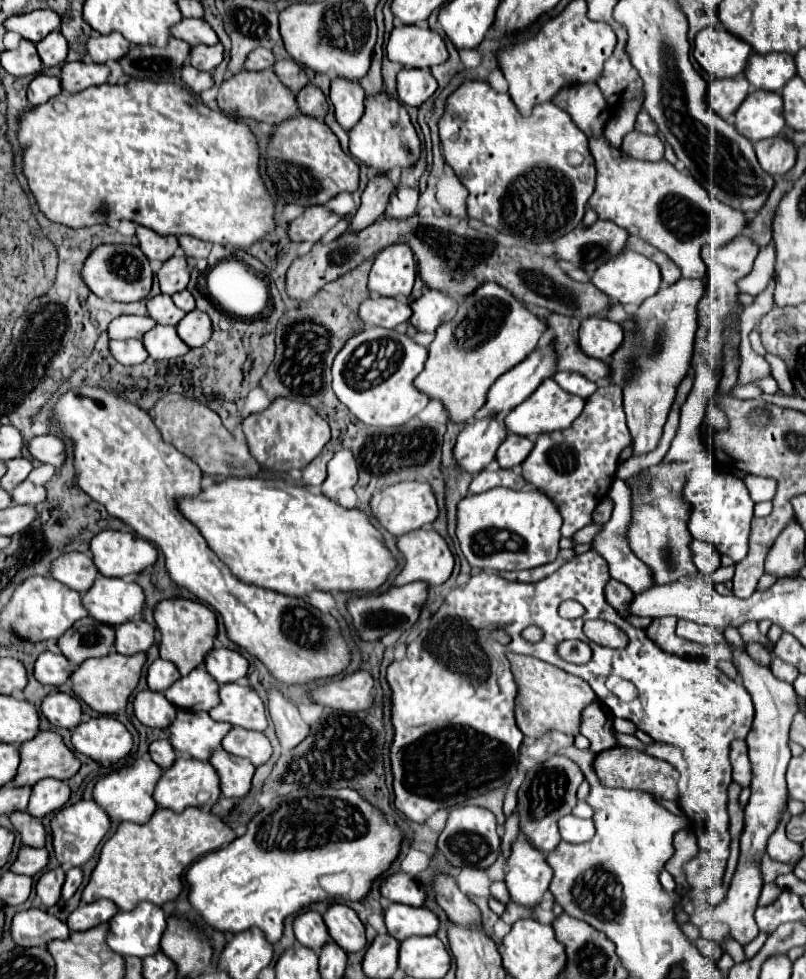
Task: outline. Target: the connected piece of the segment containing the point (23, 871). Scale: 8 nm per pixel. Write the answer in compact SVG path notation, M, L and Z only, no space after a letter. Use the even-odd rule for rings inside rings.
M22 845L10 871L20 873L20 875L36 875L46 865L48 865L48 851L46 849L34 849L34 847Z

